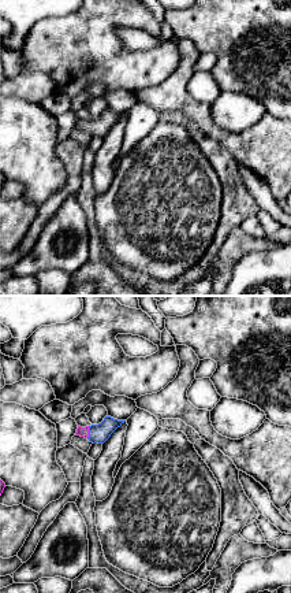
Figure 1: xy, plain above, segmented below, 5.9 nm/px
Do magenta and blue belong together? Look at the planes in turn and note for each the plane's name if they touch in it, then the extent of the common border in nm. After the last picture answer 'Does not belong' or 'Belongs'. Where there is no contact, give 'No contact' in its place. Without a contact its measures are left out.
Touches magenta in xy. Shared border 70 nm

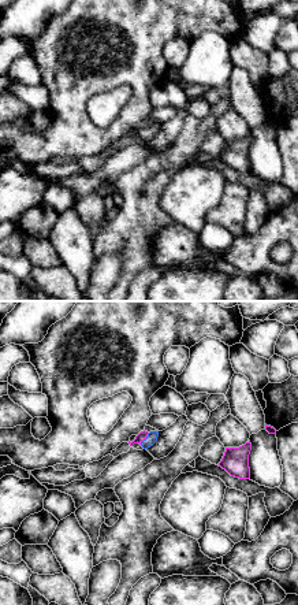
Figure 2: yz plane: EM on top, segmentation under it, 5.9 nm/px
Touches magenta in yz. Shared border 90 nm

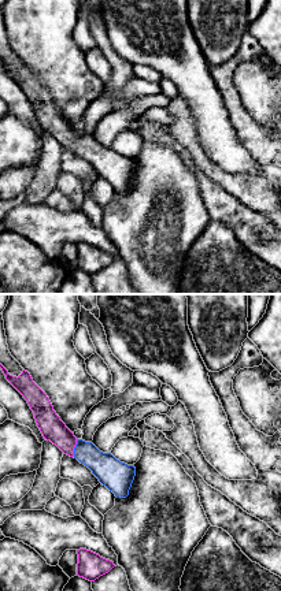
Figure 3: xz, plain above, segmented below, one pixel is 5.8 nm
Touches magenta in xz. Shared border 110 nm

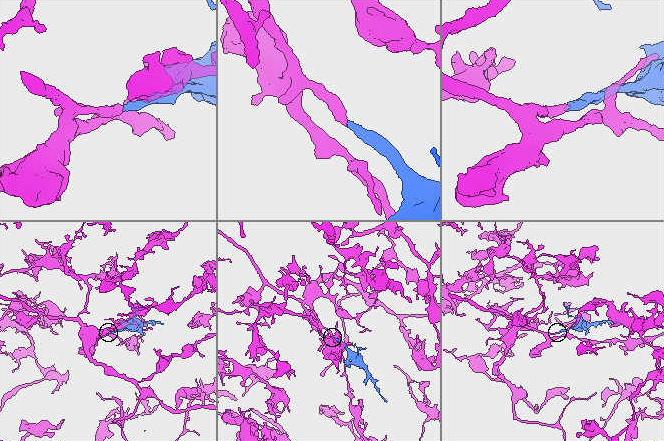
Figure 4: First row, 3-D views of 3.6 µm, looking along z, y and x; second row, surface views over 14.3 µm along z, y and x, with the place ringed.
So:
Belongs

